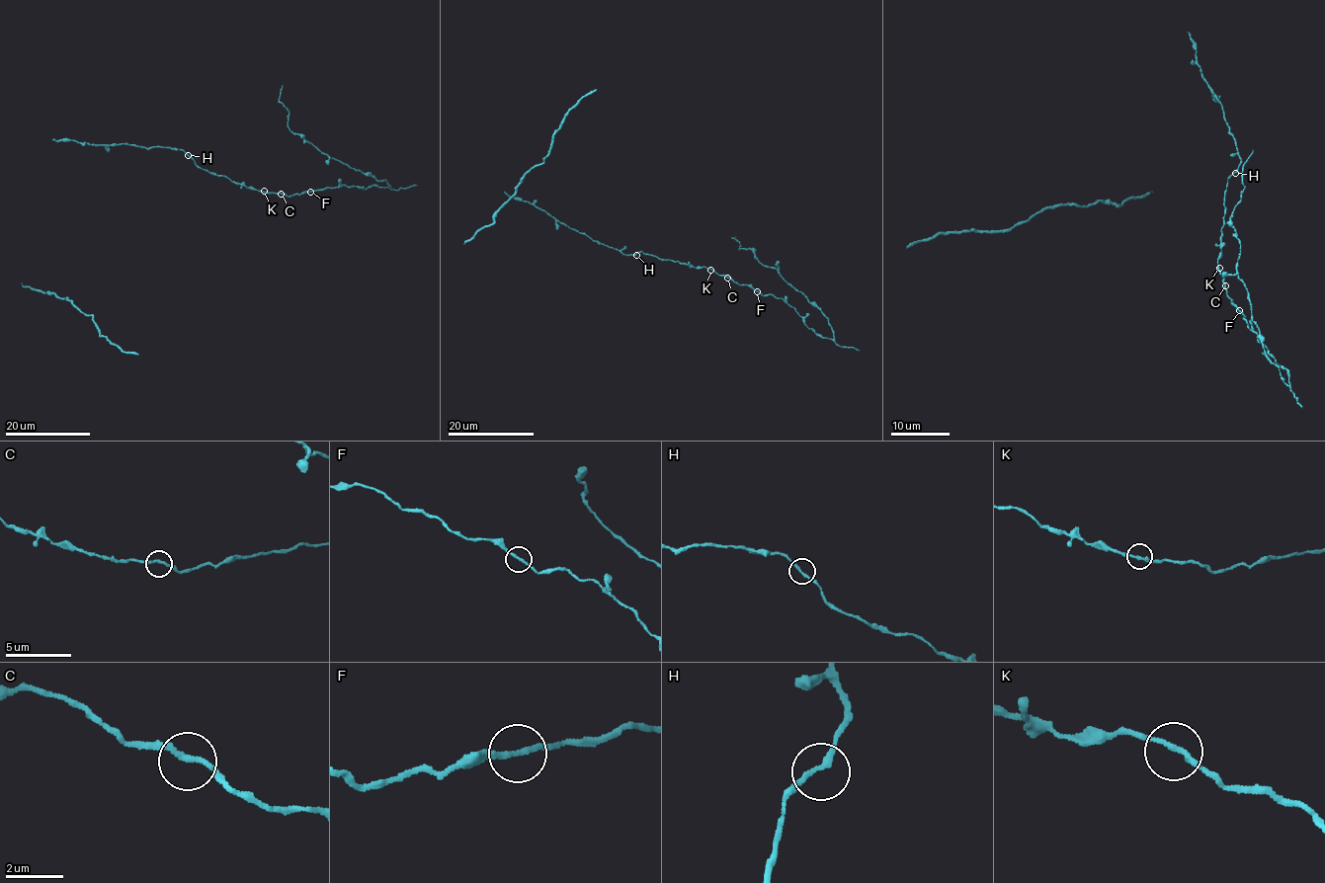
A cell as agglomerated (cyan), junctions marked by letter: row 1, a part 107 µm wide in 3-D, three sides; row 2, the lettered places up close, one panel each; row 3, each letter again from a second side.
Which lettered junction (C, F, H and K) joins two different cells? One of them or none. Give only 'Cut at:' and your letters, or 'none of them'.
Cut at: F

